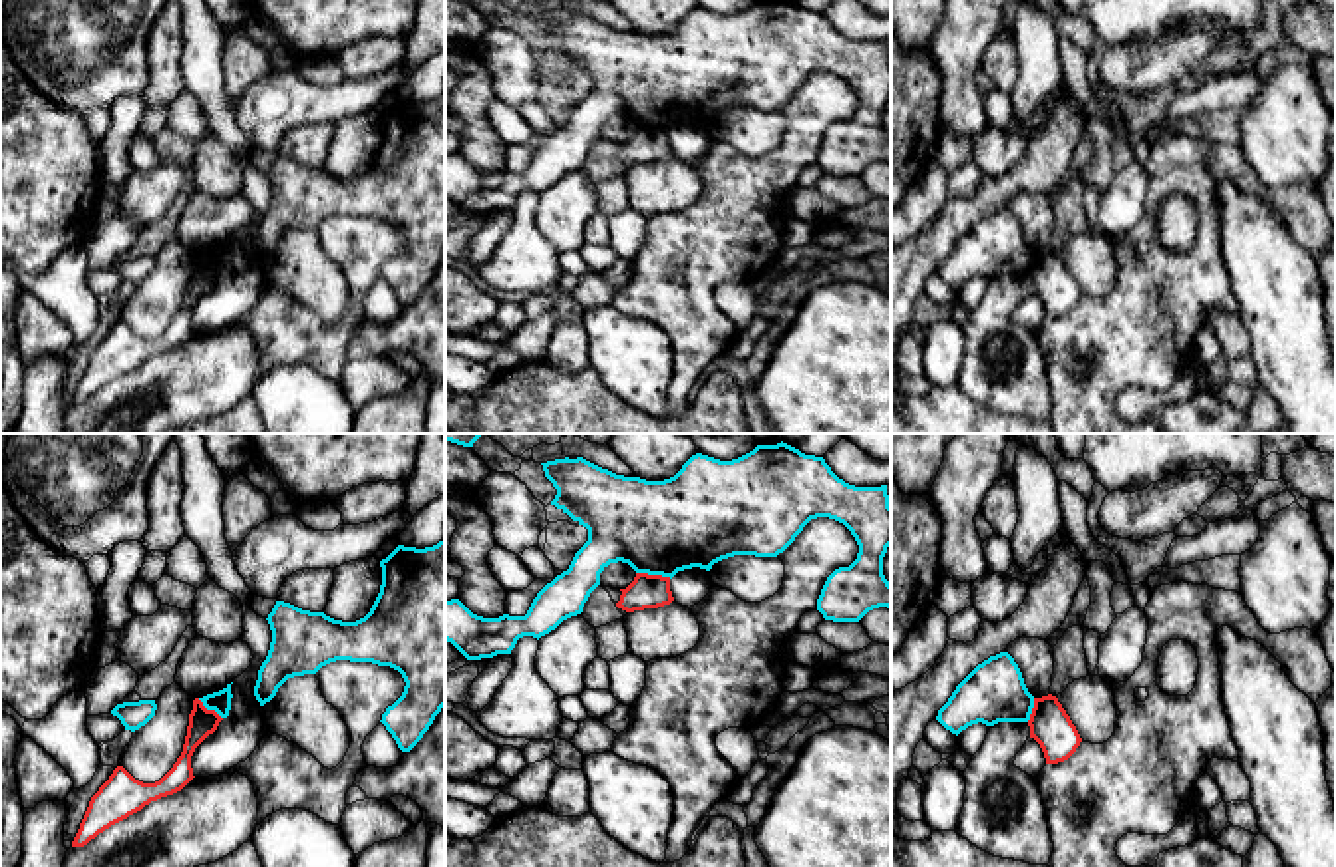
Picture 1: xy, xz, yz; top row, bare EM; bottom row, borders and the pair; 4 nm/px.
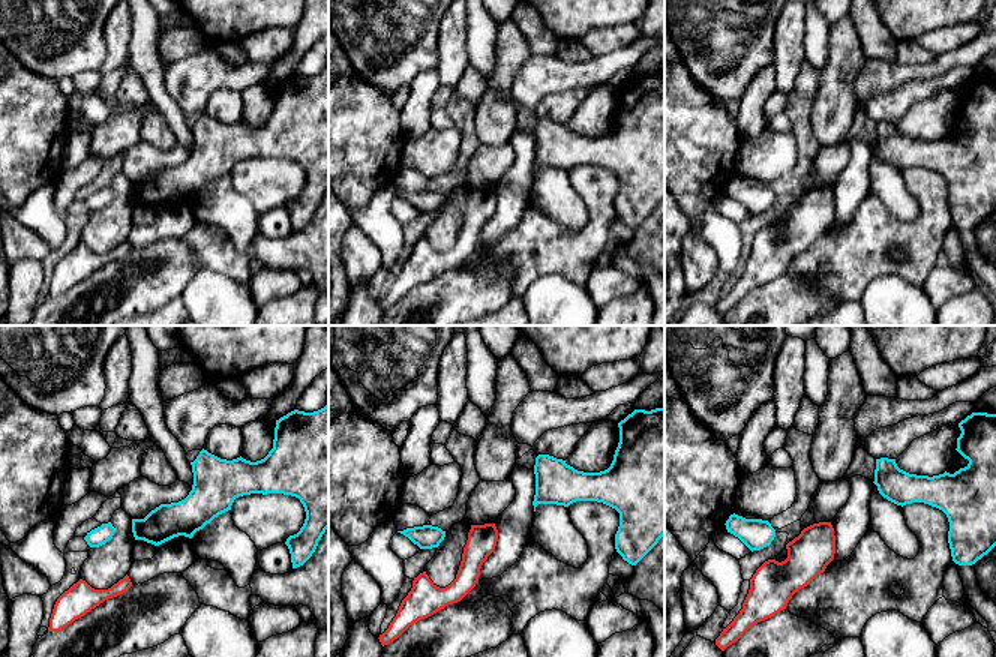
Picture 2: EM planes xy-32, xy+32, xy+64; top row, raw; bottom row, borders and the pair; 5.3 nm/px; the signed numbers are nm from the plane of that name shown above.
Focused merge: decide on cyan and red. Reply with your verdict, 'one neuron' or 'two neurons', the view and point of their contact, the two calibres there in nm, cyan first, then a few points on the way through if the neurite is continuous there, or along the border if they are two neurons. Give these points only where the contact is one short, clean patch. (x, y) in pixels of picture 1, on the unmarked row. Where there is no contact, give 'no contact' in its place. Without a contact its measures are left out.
two neurons | xz (655, 128) | 380/140 nm | along xz (637, 126), (670, 132)

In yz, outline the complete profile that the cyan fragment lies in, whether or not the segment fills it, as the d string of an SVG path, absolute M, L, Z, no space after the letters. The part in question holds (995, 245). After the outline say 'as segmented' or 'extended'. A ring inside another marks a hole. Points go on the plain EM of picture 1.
M1000 207L978 219L956 241L936 274L958 290L978 276L986 280L1028 276L1032 262L1034 251L1028 247L1018 219L1008 207Z; as segmented

